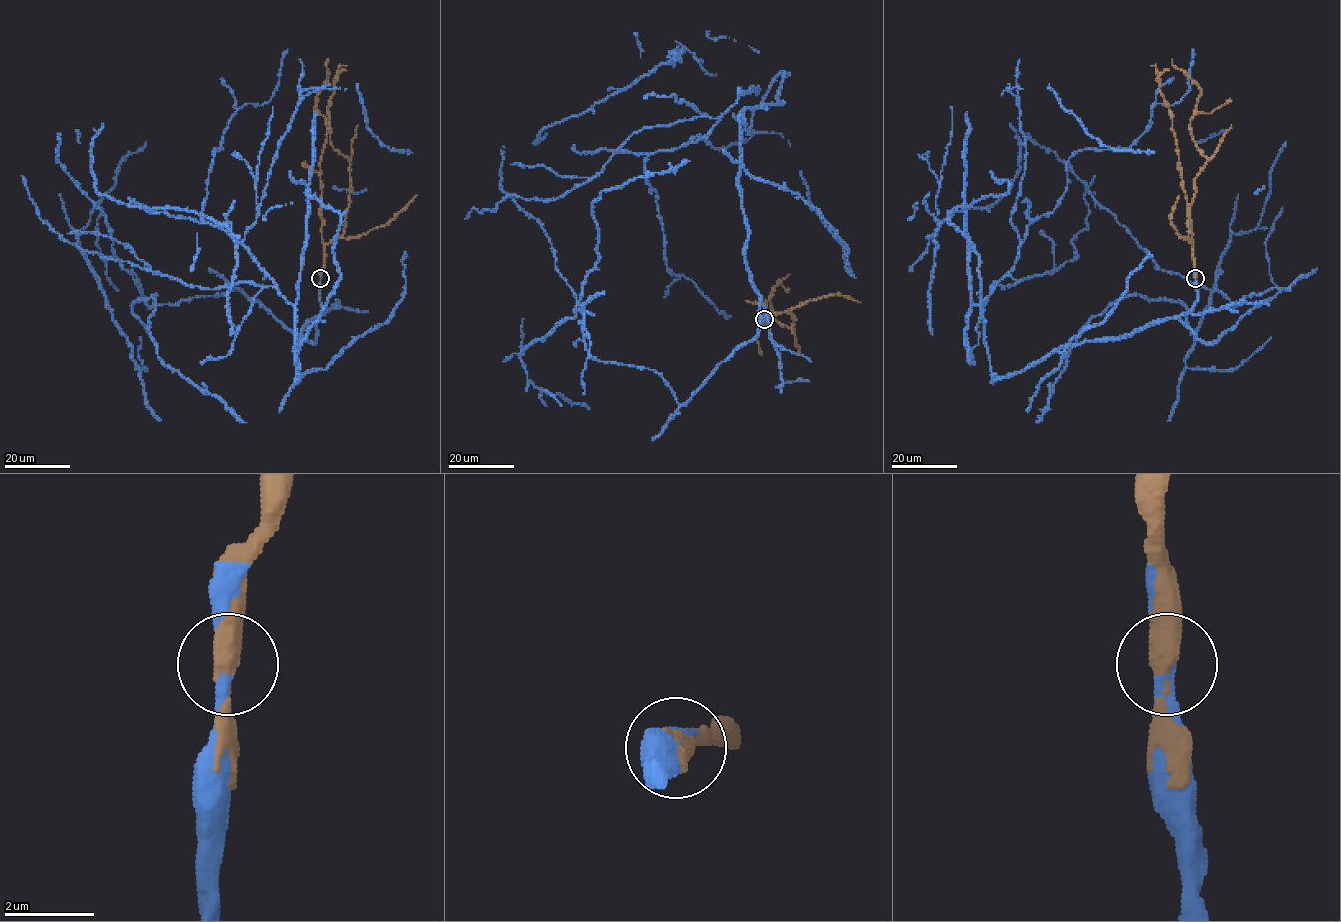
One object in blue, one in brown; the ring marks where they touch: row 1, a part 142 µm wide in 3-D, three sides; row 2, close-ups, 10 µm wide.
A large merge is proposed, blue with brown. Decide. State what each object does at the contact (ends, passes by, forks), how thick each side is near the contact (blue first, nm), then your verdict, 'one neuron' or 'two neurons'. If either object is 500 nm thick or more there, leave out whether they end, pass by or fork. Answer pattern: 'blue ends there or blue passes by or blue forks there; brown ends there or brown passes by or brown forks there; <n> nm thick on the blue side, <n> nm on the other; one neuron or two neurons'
blue passes by; brown passes by; 240 nm thick on the blue side, 400 nm on the other; one neuron

